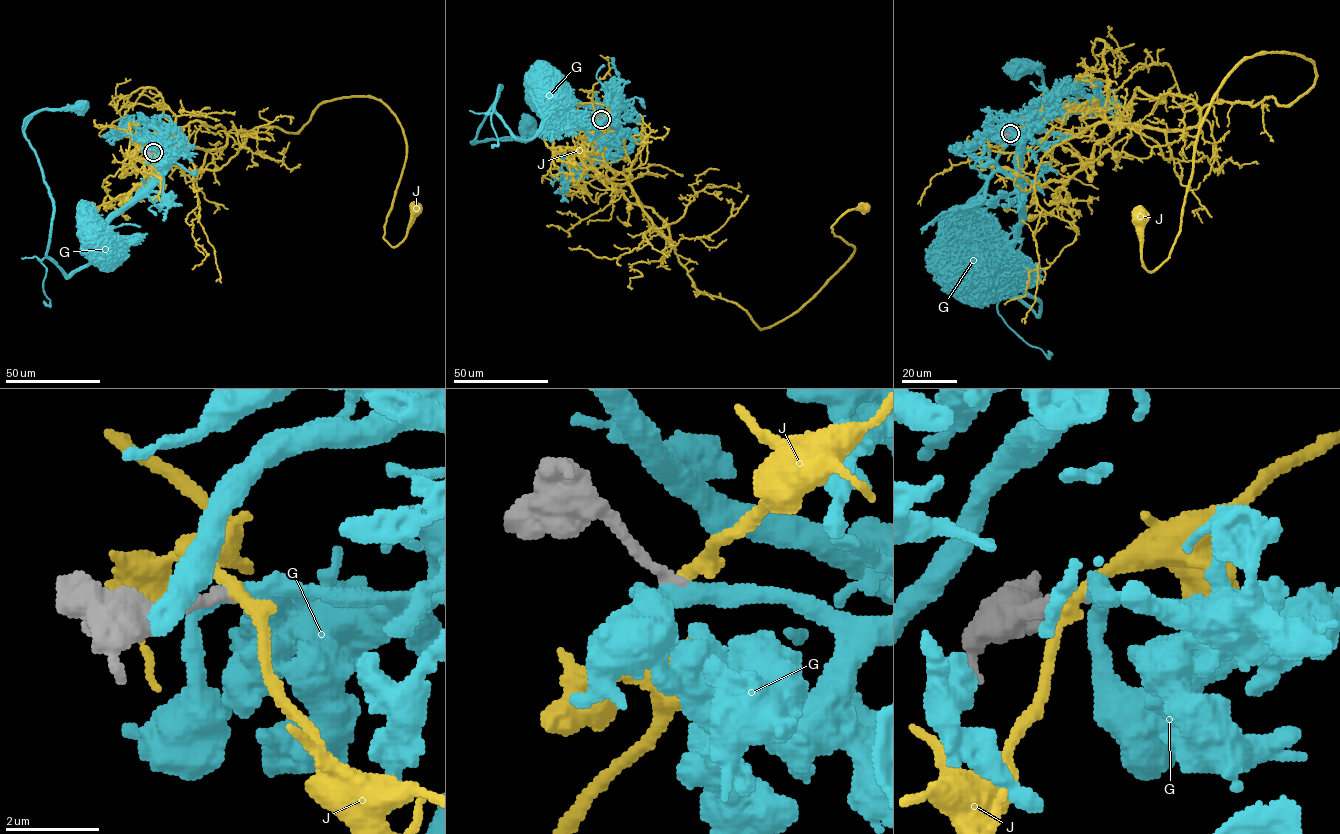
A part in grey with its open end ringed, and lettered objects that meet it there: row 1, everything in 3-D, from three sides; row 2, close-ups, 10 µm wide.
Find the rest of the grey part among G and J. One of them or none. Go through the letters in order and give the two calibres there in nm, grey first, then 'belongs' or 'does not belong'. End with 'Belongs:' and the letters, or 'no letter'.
G: 260/360 nm | belongs
J: 260/280 nm | does not belong
Belongs: G

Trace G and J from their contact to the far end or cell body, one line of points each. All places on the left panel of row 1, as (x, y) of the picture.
G: (153, 152), (165, 156), (148, 186), (67, 277), (47, 255), (53, 203), (25, 123), (83, 106)
J: (153, 152), (129, 160), (147, 174), (195, 121), (297, 132), (372, 96), (406, 144), (392, 246), (414, 207)

